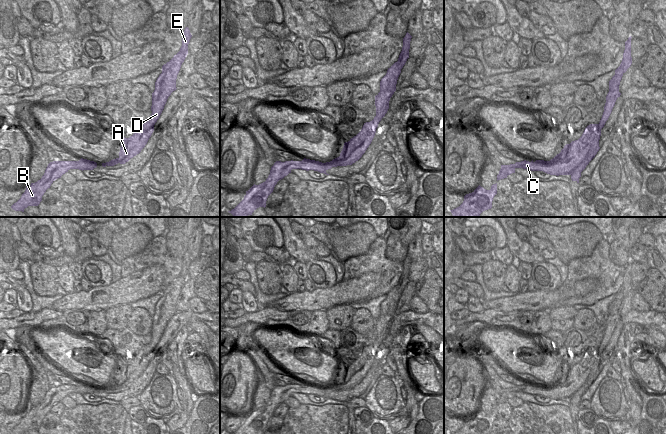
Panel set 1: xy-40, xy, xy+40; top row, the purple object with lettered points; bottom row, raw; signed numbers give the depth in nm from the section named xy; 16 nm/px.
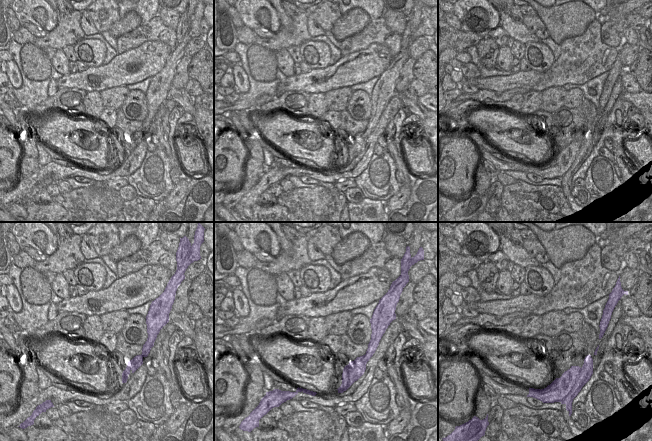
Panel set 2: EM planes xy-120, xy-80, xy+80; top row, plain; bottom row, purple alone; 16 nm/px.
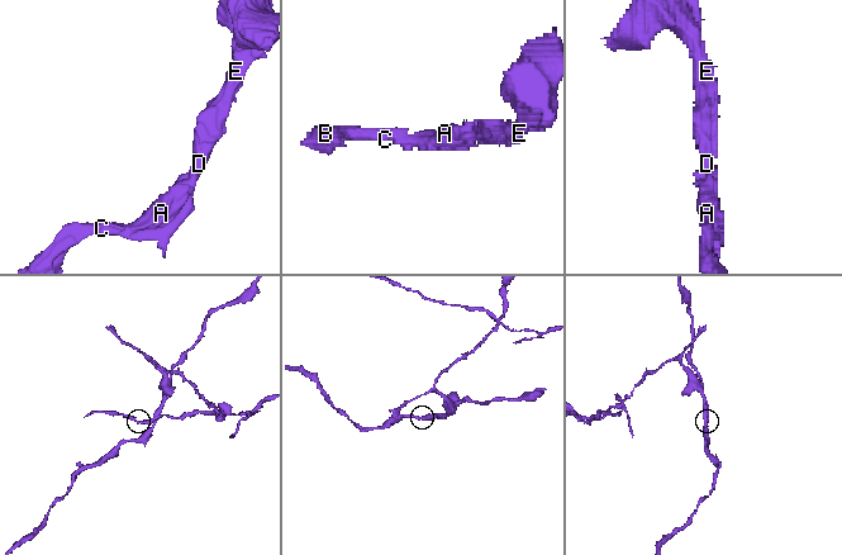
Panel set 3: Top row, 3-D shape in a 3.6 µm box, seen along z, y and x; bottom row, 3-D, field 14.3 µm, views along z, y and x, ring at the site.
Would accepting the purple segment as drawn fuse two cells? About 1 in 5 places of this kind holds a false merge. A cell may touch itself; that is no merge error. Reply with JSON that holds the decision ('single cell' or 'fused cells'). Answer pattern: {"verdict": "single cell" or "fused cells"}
{"verdict": "fused cells"}

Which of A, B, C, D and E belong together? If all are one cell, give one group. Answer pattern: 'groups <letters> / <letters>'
groups A B C D / E

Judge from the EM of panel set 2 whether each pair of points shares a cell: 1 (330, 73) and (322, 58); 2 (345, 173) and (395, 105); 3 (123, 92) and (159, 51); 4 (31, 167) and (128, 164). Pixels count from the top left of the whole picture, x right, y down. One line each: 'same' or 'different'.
1: different
2: same
3: different
4: different

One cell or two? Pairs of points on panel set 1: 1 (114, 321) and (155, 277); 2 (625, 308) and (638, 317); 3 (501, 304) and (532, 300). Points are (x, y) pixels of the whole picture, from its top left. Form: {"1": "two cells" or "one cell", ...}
{"1": "two cells", "2": "two cells", "3": "one cell"}

